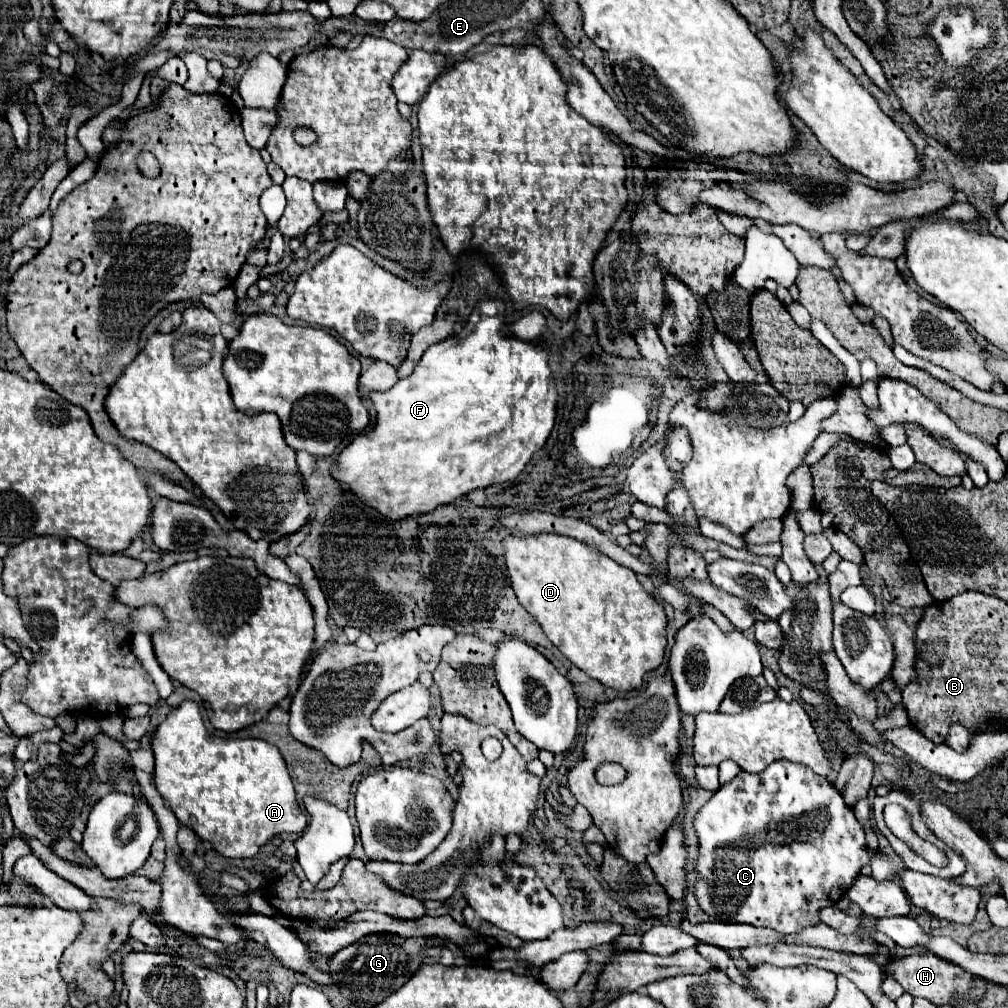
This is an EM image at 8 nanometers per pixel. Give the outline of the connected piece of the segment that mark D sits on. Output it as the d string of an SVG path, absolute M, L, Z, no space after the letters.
M554 533L534 537L512 535L504 541L504 547L512 589L520 605L540 623L546 637L586 675L616 691L632 691L642 685L648 671L662 665L666 649L666 613L664 607L638 583L632 569L620 567L608 555L586 543Z

